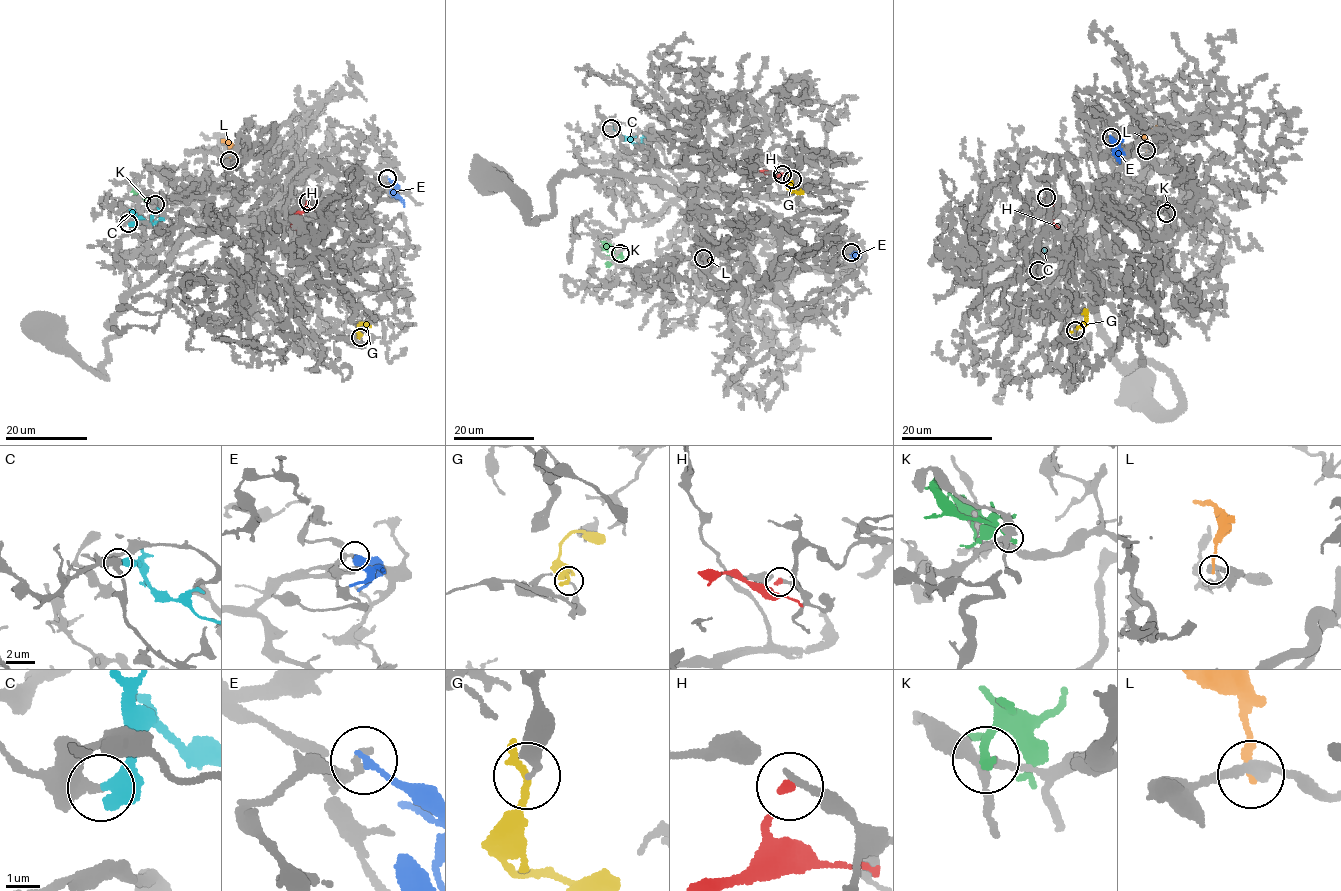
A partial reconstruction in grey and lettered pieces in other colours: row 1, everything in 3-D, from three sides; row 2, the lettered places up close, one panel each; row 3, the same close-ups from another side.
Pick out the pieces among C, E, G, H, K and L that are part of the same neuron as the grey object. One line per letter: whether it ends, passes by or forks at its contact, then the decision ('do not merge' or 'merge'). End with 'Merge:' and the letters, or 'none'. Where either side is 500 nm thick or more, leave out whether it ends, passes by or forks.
C: do not merge
E: it ends there; do not merge
G: it ends there; do not merge
H: it ends there; do not merge
K: it ends there; do not merge
L: it ends there; do not merge
Merge: none

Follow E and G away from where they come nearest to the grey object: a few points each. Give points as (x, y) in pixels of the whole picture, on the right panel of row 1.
E: (1110, 137), (1119, 151), (1118, 163)
G: (1075, 329), (1083, 323), (1084, 314)

